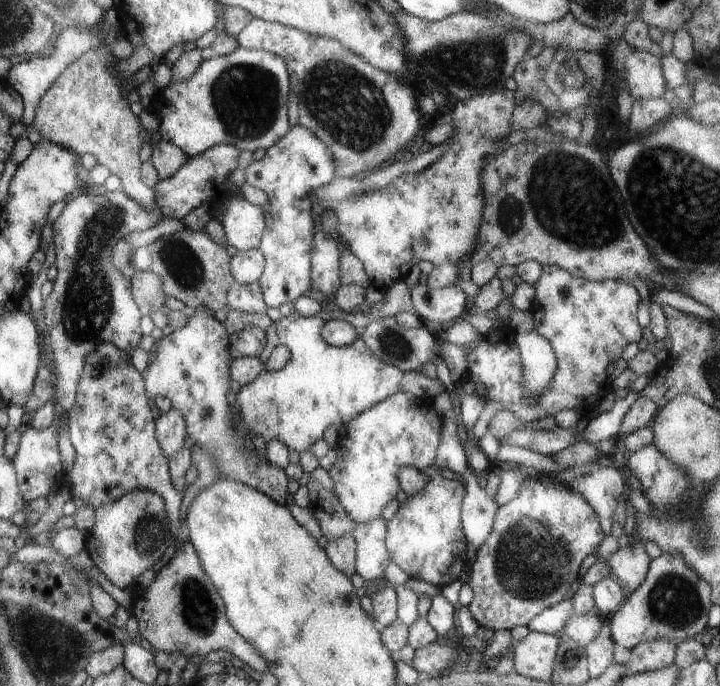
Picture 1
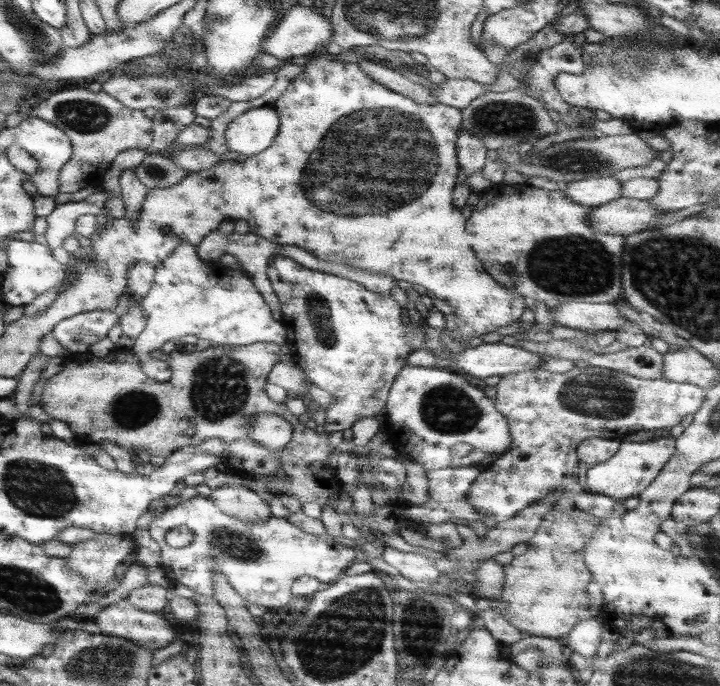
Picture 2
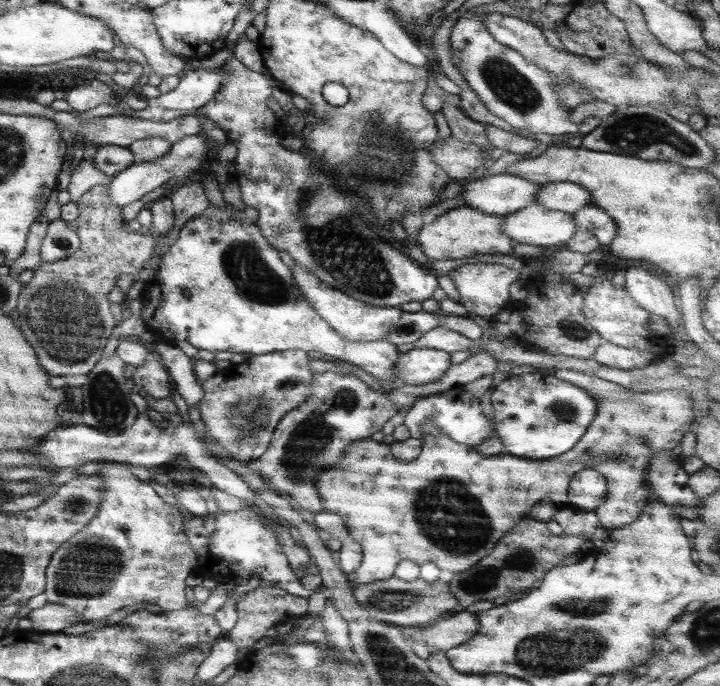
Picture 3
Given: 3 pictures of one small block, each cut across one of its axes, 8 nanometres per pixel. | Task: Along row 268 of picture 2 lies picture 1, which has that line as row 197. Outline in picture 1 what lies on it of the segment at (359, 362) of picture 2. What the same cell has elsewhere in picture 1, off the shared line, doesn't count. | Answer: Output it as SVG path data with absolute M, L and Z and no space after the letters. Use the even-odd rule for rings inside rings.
M295 125L287 129L260 160L251 162L244 171L245 183L266 194L264 231L256 246L263 255L264 265L256 281L267 308L278 307L312 290L310 253L318 228L318 206L314 204L316 200L311 200L309 196L312 191L337 177L334 173L334 158L320 138L310 130Z

